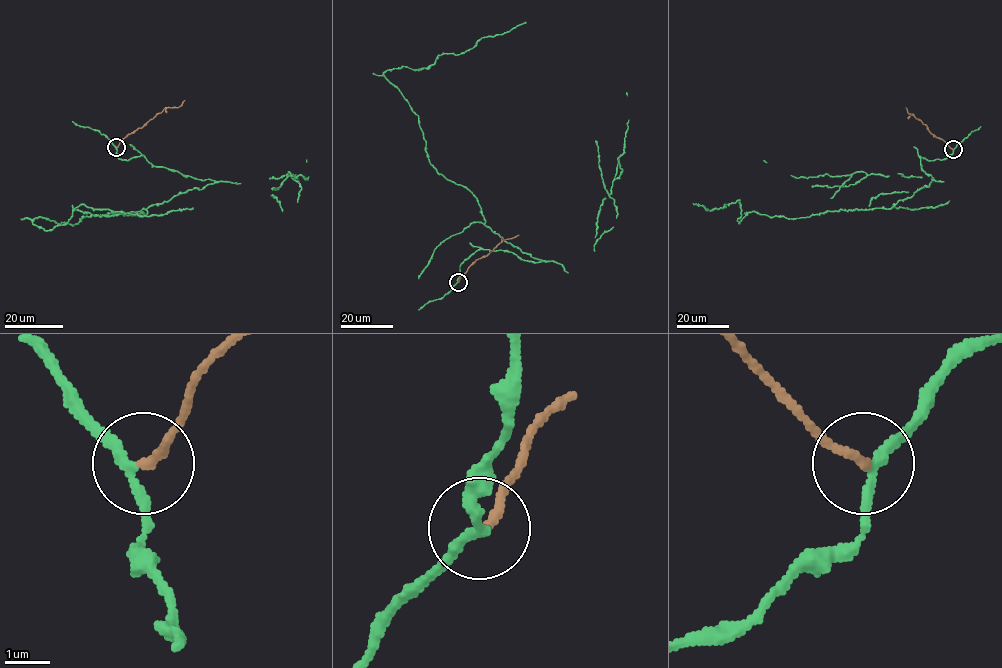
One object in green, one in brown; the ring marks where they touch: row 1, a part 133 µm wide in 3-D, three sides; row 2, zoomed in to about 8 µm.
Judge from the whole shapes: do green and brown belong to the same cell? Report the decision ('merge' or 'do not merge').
do not merge

